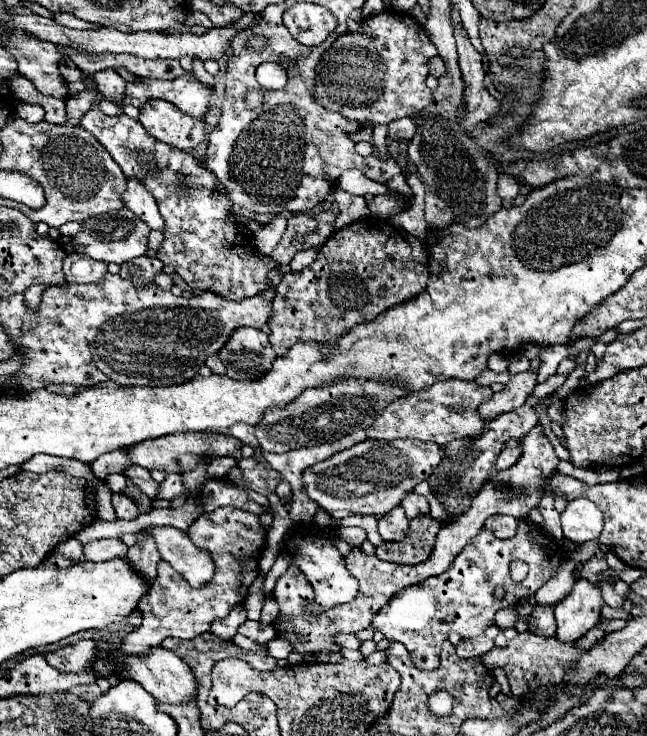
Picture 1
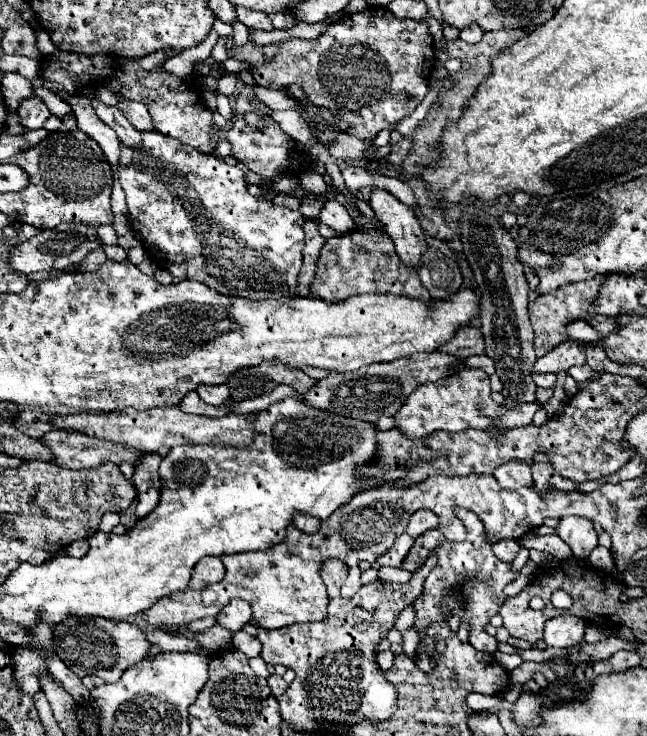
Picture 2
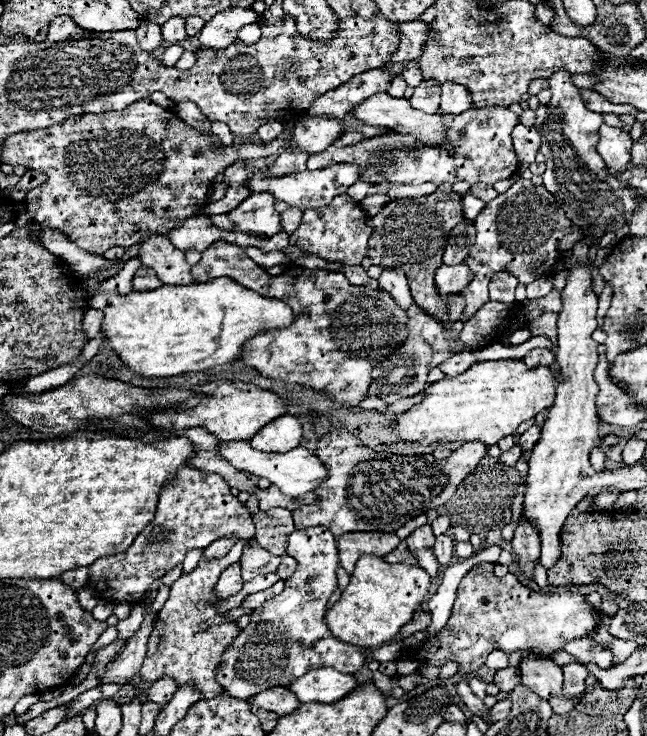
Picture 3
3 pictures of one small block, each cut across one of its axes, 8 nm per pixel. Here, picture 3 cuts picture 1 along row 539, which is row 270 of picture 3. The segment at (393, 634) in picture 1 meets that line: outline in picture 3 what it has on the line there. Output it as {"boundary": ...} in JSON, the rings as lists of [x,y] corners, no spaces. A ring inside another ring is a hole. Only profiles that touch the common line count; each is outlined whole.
{"boundary":[[[520,178],[512,184],[512,188],[504,194],[498,194],[492,202],[486,204],[486,208],[478,214],[474,220],[476,226],[476,244],[472,246],[472,254],[468,254],[468,266],[472,266],[474,278],[462,290],[466,298],[466,308],[460,316],[460,322],[466,322],[488,302],[488,282],[492,280],[492,274],[496,270],[512,270],[516,278],[522,284],[530,284],[544,274],[552,272],[554,264],[560,258],[558,252],[558,240],[572,232],[572,222],[566,218],[564,210],[556,202],[544,186],[534,186],[530,180]],[[498,214],[500,214],[500,226],[498,226]]]}

